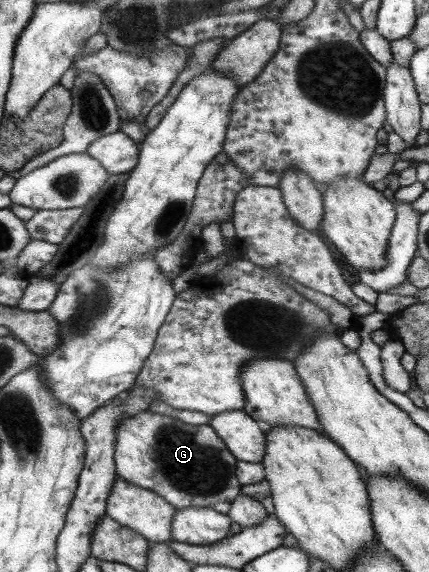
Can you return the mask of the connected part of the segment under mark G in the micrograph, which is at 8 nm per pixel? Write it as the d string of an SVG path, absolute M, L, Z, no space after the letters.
M141 411L137 415L126 415L115 433L116 477L161 496L176 511L205 507L228 514L241 487L235 477L237 459L209 424L191 426L168 415Z

